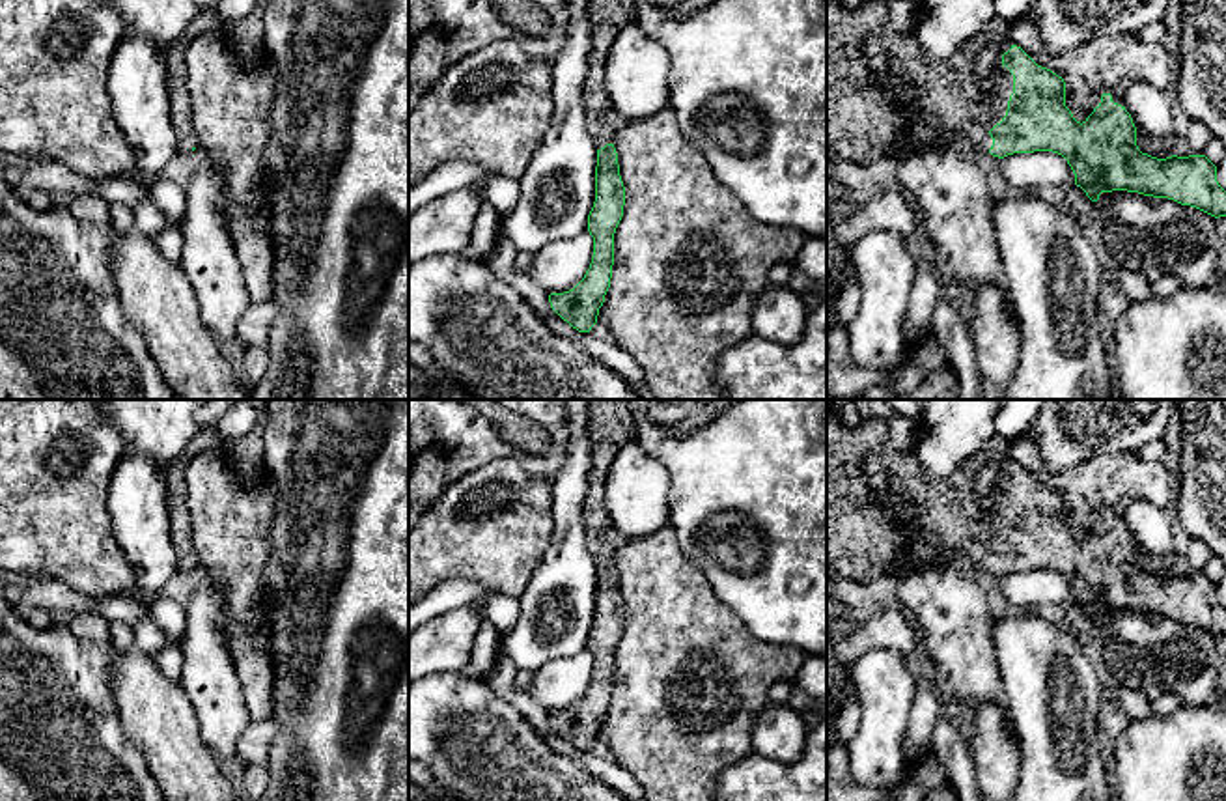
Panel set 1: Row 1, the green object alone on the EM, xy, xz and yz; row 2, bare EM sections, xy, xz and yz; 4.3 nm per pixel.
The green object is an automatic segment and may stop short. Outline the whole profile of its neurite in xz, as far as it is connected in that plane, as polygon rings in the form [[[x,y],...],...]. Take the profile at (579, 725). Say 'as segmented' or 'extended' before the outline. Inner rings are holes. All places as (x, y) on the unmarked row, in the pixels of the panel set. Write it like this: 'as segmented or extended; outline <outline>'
extended; outline [[[588,400],[590,472],[582,506],[588,551],[597,566],[595,620],[588,633],[593,674],[584,696],[569,710],[550,711],[550,726],[578,751],[590,751],[610,706],[614,652],[623,635],[625,605],[614,566],[612,528],[605,506],[606,478],[616,454],[636,441],[631,400]]]

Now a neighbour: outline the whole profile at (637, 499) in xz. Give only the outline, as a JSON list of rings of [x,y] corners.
[[[636,441],[625,443],[608,471],[605,506],[625,540],[670,525],[670,474]]]

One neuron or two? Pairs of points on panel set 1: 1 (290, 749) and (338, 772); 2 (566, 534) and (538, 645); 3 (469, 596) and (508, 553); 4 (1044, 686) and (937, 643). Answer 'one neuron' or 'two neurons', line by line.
1: one neuron
2: one neuron
3: two neurons
4: two neurons

